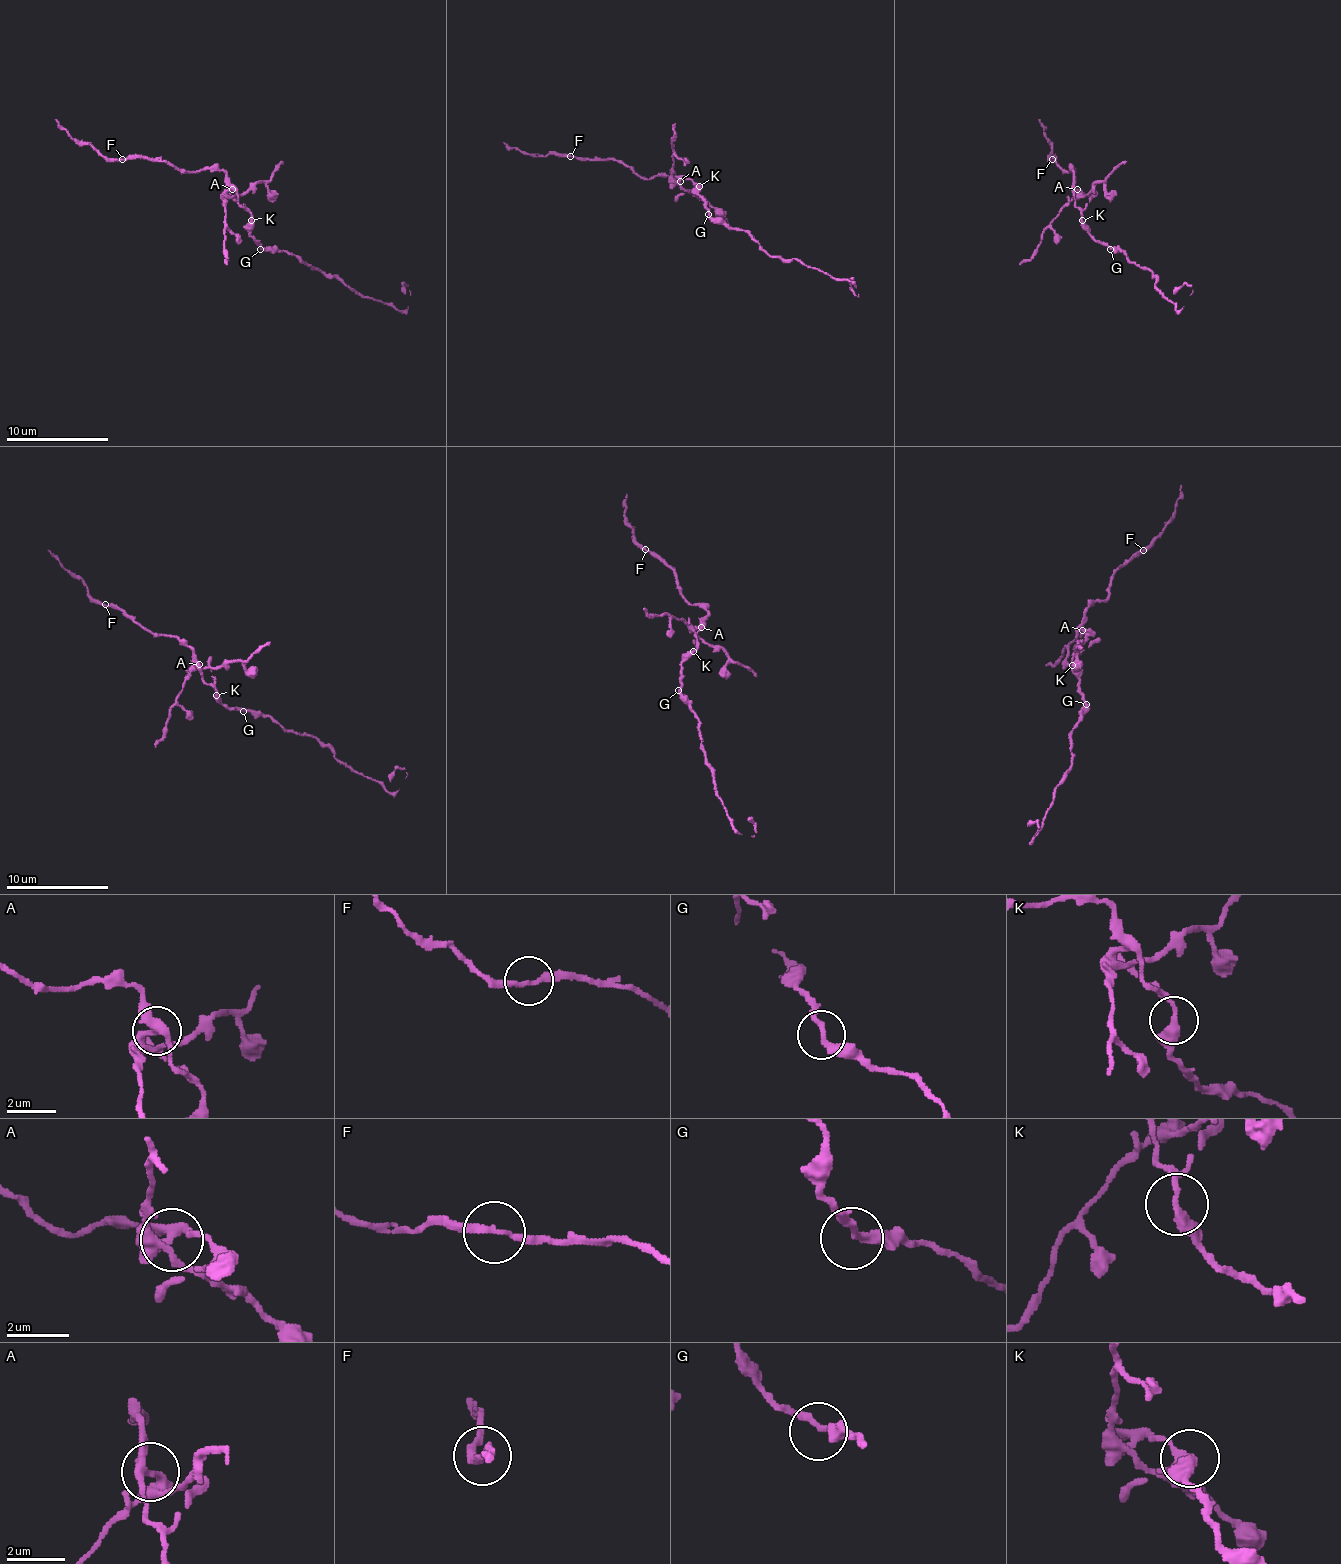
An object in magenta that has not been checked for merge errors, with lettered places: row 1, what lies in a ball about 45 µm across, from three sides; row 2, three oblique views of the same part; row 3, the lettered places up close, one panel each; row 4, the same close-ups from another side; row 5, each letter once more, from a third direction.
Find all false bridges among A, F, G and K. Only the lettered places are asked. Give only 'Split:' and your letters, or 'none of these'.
Split: A

